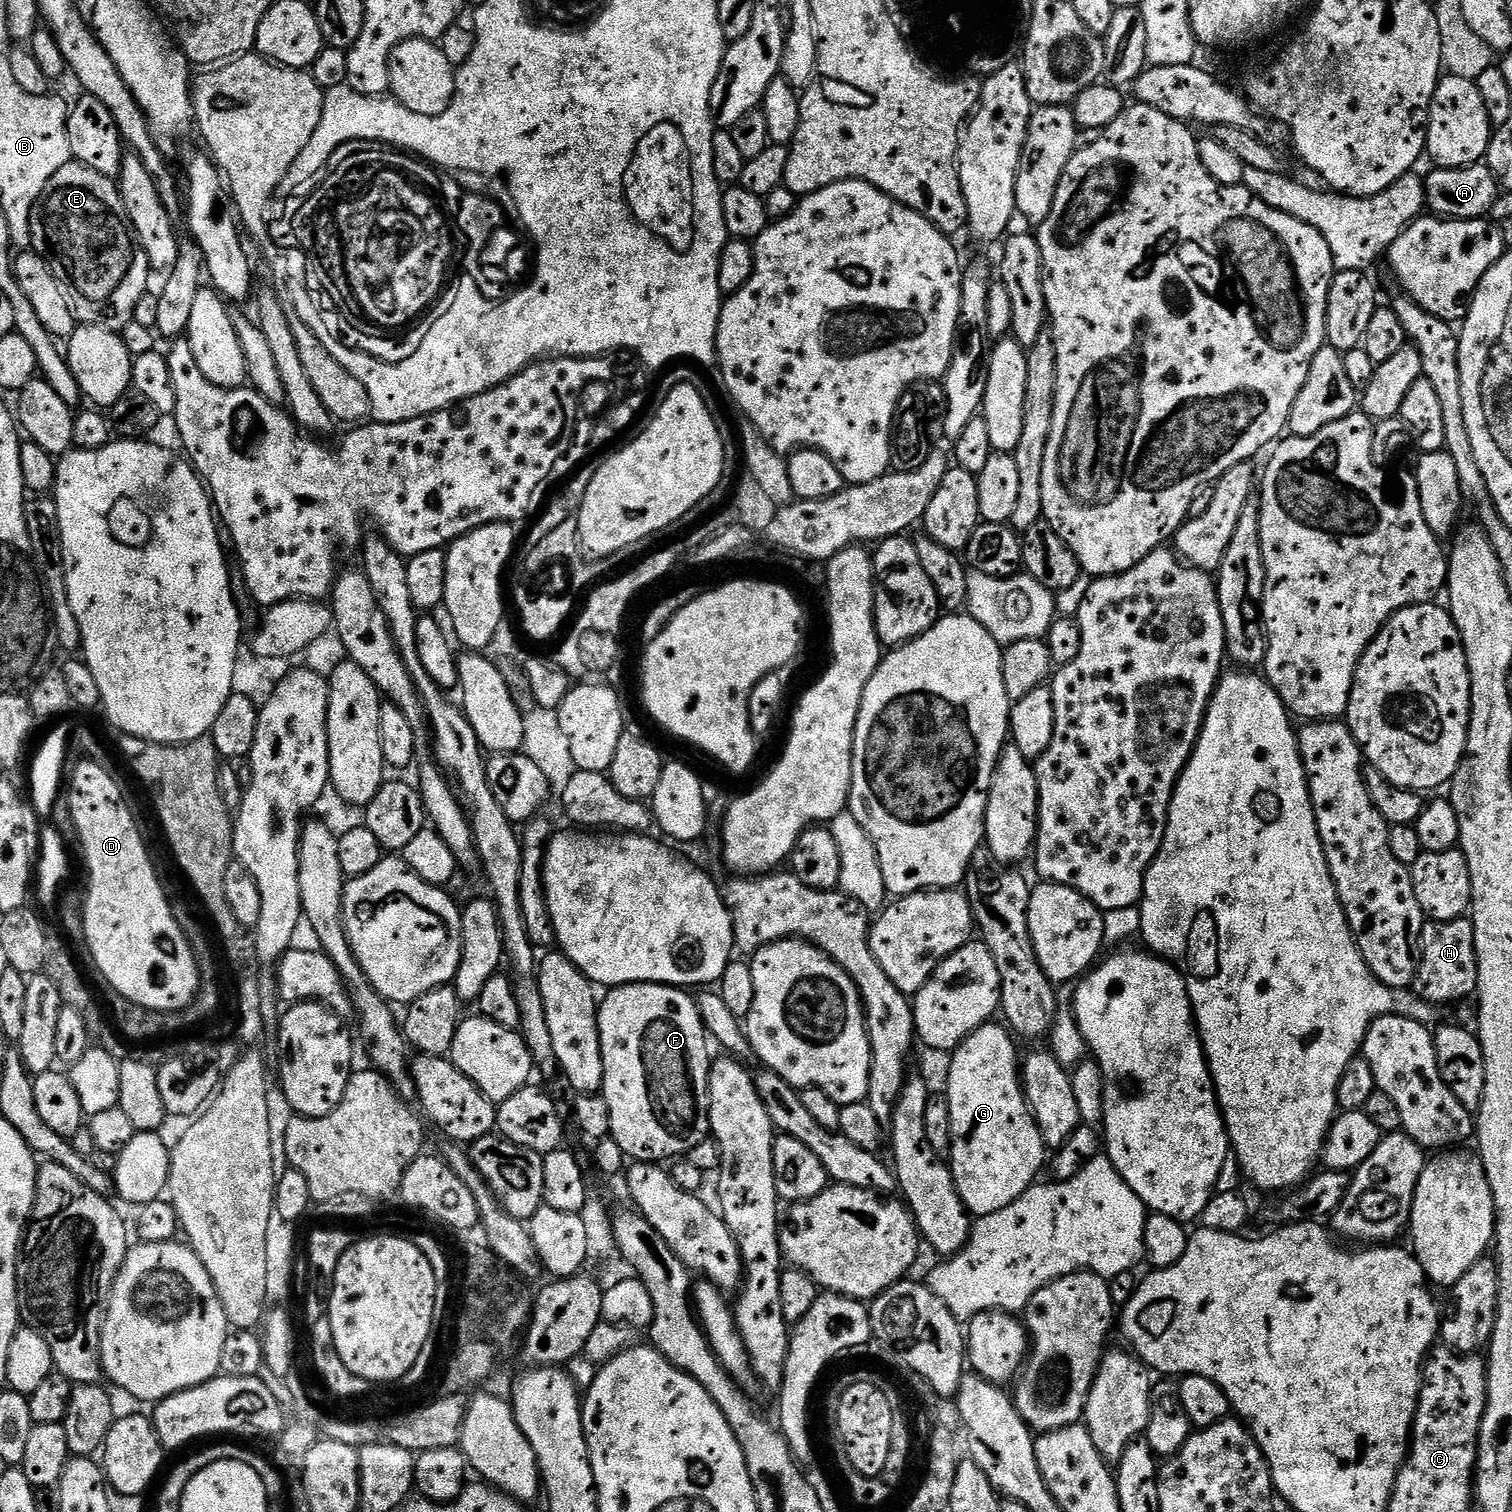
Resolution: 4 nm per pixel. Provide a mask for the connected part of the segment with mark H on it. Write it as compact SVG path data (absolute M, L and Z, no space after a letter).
M1461 918L1450 922L1425 923L1420 935L1420 965L1416 971L1416 978L1412 981L1411 991L1421 996L1427 1004L1443 1006L1452 1004L1455 1000L1464 1000L1473 995L1478 982L1478 962L1476 961L1476 947L1474 946L1474 926L1471 919Z

